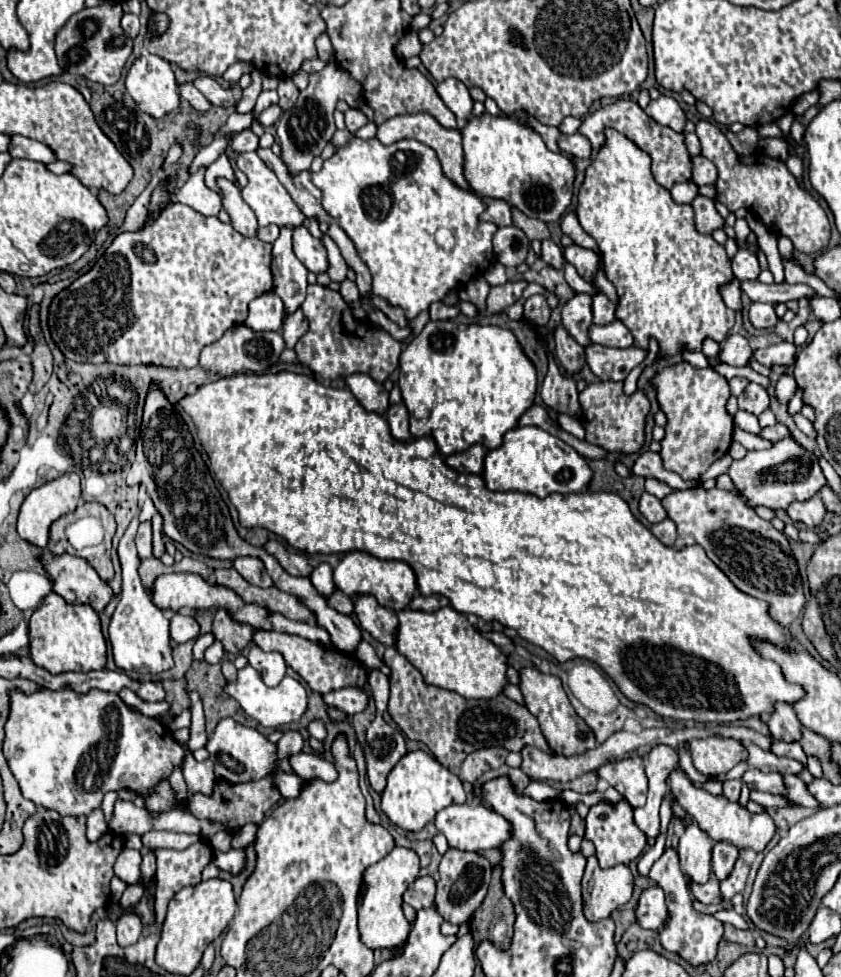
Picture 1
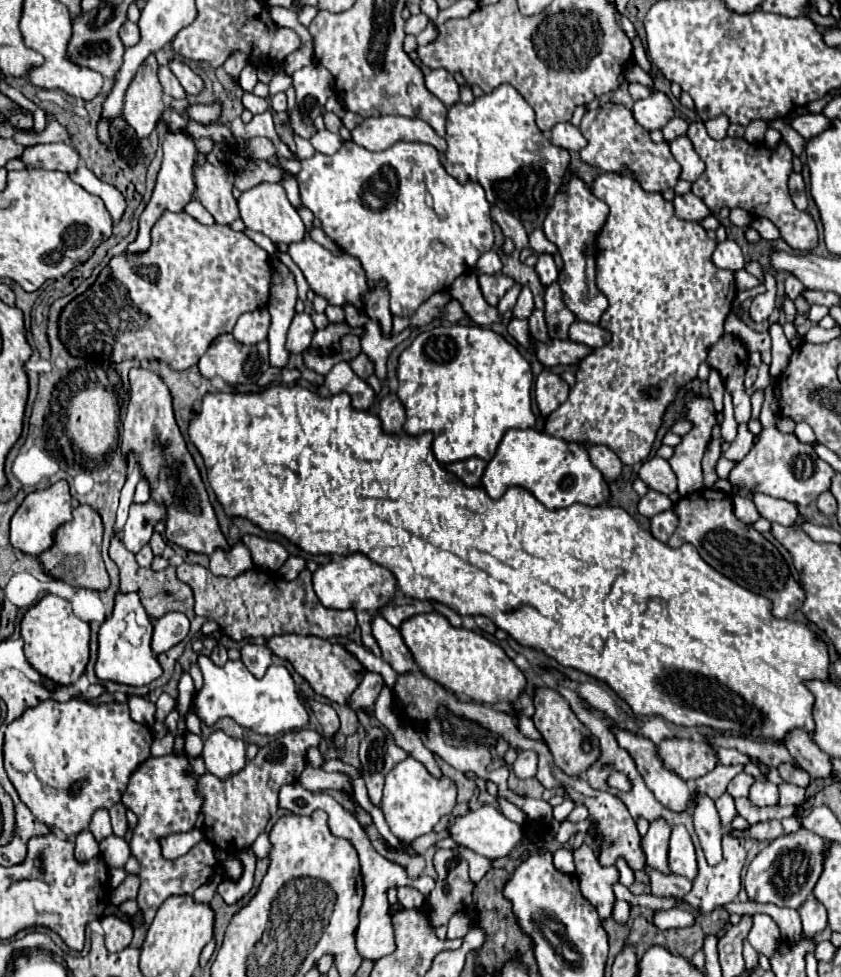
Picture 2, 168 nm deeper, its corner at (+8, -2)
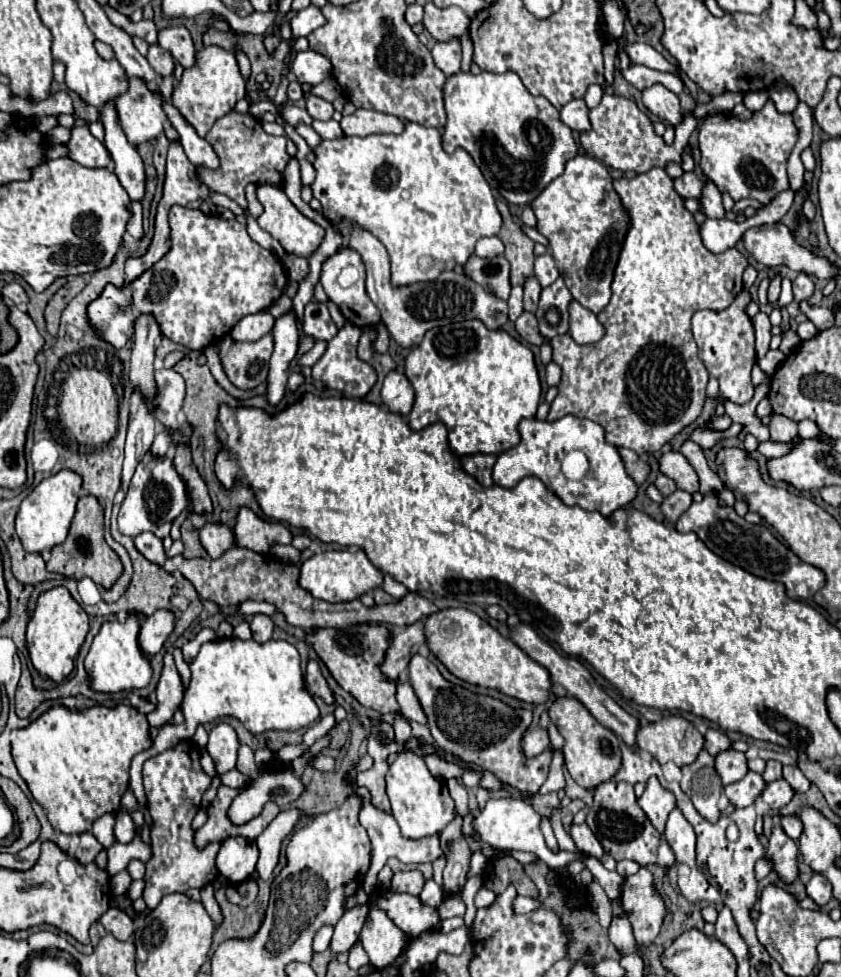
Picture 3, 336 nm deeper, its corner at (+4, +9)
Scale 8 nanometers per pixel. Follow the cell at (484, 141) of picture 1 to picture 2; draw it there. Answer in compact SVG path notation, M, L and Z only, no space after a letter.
M508 83L492 93L474 97L470 105L462 101L454 103L448 109L446 143L446 171L460 183L466 179L478 181L492 205L512 213L520 221L536 221L548 213L570 163L570 153L554 145L536 127L534 109Z

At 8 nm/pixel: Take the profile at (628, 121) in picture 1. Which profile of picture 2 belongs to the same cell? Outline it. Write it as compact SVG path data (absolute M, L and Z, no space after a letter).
M606 103L598 109L588 109L582 123L580 123L582 135L588 139L588 145L580 151L580 157L584 163L598 167L604 173L620 173L620 175L632 175L644 191L666 191L674 187L680 179L682 167L672 157L668 143L654 143L648 135L648 131L636 123L632 117L632 111L624 105Z

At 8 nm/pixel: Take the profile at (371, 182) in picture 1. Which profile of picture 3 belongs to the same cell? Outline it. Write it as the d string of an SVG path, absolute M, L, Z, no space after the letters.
M408 122L402 134L370 134L364 138L342 136L338 140L322 140L314 148L314 154L316 180L310 188L314 198L322 204L322 214L332 222L348 220L362 230L372 232L390 254L394 286L432 282L444 270L462 268L474 252L476 240L482 236L496 236L500 230L502 218L480 168L462 148L454 154L446 154L436 128Z

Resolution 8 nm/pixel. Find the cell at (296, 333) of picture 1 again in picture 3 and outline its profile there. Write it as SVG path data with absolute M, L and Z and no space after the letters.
M308 302L304 310L304 320L302 320L302 330L308 336L314 336L316 340L330 340L336 336L338 328L332 322L328 308L320 302Z

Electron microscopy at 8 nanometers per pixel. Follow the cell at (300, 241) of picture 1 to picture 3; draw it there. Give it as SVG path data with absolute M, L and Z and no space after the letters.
M342 246L338 248L332 256L328 256L328 260L322 262L322 274L320 274L320 284L324 286L328 298L340 308L340 312L344 314L344 318L356 326L372 326L380 322L380 312L374 306L374 302L368 298L366 288L364 288L364 280L366 280L366 272L364 272L364 264L360 254L350 248L350 246Z

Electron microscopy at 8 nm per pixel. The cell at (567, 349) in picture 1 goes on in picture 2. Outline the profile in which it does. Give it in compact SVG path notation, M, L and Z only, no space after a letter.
M534 309L528 317L528 327L530 327L530 333L534 335L534 339L538 341L548 341L548 335L546 335L546 323L544 323L544 315L540 309Z

